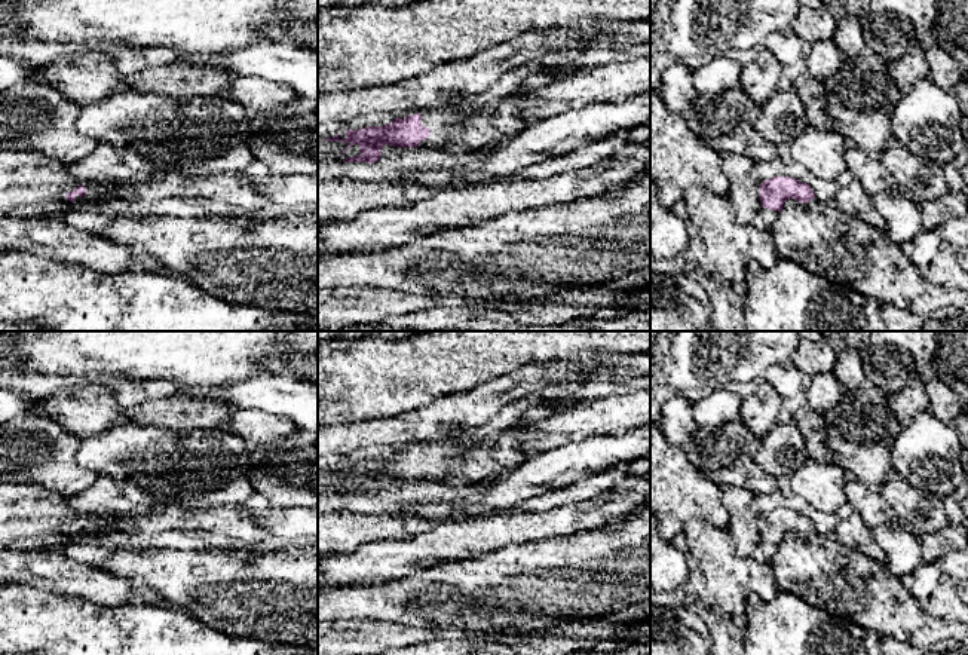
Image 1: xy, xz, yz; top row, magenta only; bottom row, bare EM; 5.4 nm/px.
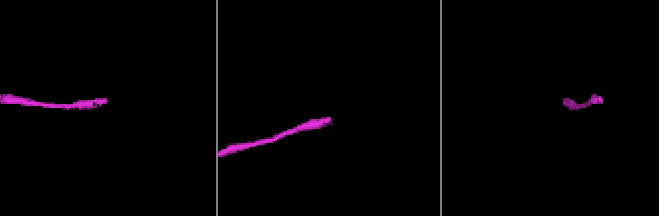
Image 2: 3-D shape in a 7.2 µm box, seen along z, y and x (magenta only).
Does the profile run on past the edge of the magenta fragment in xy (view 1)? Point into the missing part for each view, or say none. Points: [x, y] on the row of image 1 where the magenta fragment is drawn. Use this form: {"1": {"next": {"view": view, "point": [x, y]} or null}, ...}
{"1": {"next": {"view": "xy", "point": [91, 193]}}}

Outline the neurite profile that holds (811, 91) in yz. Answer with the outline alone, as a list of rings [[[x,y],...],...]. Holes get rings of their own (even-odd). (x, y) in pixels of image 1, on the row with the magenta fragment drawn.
[[[805,76],[794,86],[794,92],[806,108],[808,125],[820,129],[834,129],[834,120],[825,113],[825,97],[823,82]]]

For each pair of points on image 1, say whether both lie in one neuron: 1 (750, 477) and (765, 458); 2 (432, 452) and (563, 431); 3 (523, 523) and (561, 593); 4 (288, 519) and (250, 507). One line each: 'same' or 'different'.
1: different
2: same
3: different
4: same

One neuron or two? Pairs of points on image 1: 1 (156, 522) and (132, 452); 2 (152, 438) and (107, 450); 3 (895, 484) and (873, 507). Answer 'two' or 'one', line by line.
1: two
2: one
3: two

